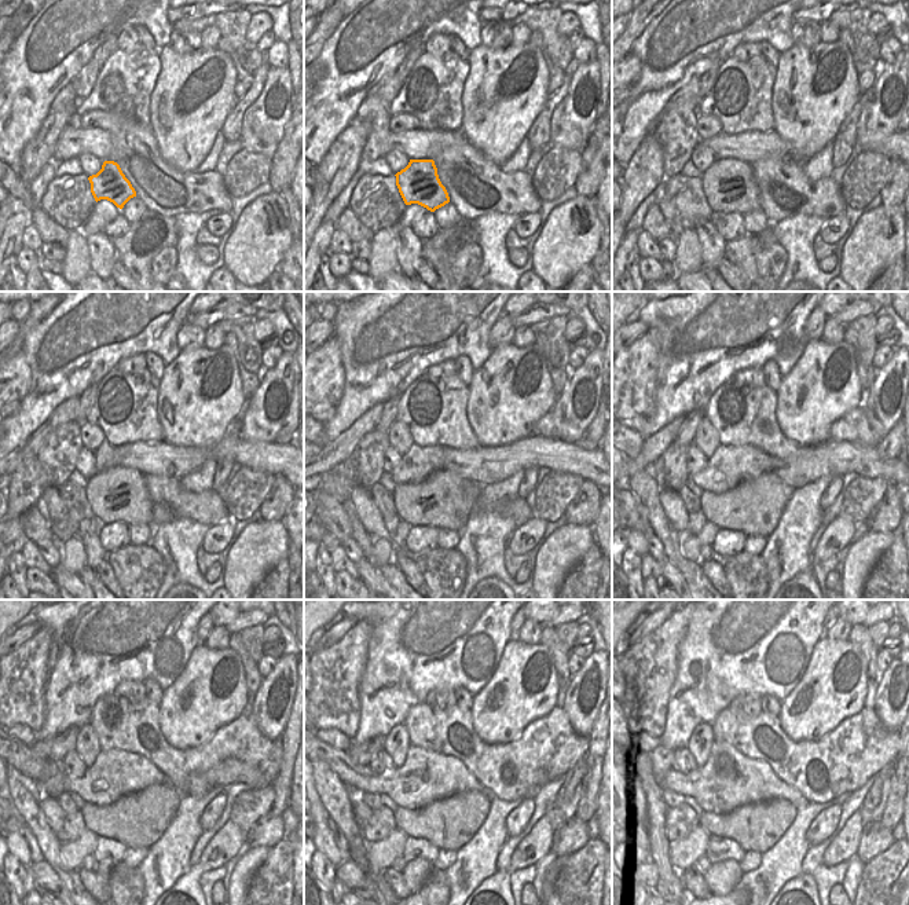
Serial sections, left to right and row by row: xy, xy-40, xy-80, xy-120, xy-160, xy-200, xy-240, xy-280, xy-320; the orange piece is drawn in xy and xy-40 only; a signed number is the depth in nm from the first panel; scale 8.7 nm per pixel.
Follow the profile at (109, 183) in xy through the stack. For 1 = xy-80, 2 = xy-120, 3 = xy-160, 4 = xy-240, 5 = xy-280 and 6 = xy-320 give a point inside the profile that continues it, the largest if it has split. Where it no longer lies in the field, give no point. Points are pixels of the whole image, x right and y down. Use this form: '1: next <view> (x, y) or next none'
1: next xy-80 (729, 186)
2: next xy-120 (117, 494)
3: next xy-160 (444, 499)
4: next xy-240 (138, 820)
5: next xy-280 (450, 823)
6: next xy-320 (757, 827)

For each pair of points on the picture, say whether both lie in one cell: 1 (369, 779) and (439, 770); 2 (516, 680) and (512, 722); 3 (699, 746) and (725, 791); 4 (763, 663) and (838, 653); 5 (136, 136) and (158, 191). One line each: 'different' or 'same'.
1: same
2: same
3: different
4: different
5: same

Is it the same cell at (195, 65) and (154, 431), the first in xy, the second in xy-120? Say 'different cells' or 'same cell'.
different cells

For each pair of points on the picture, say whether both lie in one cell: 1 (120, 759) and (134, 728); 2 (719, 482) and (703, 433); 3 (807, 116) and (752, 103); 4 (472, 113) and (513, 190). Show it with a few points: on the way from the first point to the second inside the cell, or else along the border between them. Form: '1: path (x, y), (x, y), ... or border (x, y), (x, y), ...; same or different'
1: border (102, 748), (123, 748), (138, 753), (153, 764); different
2: border (719, 443), (708, 458); different
3: border (776, 76), (772, 98), (773, 129); different
4: border (472, 145), (498, 165); different

